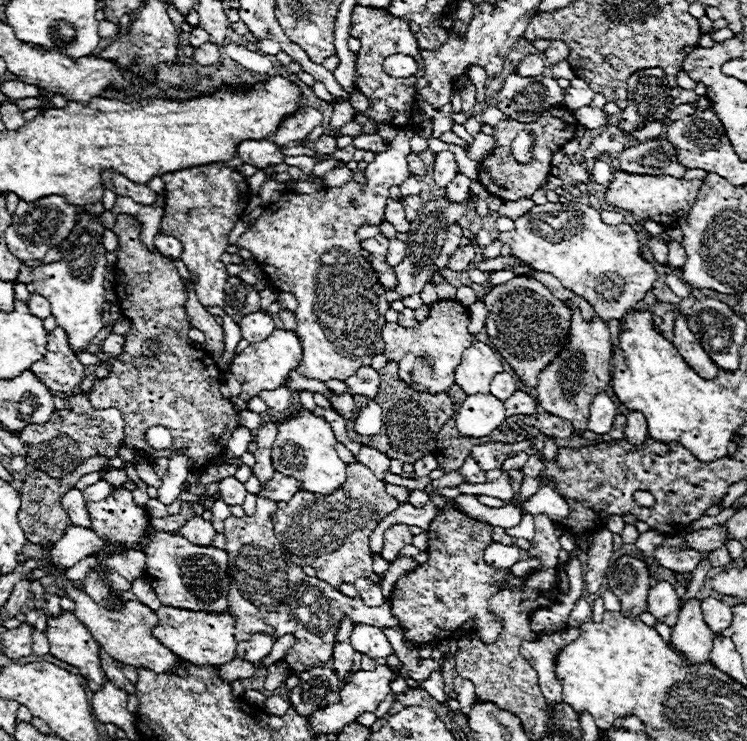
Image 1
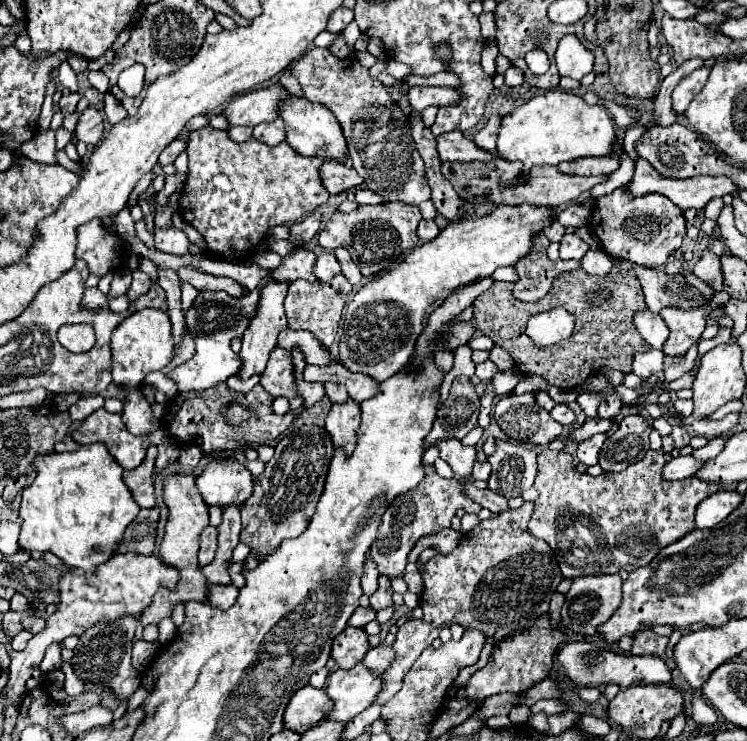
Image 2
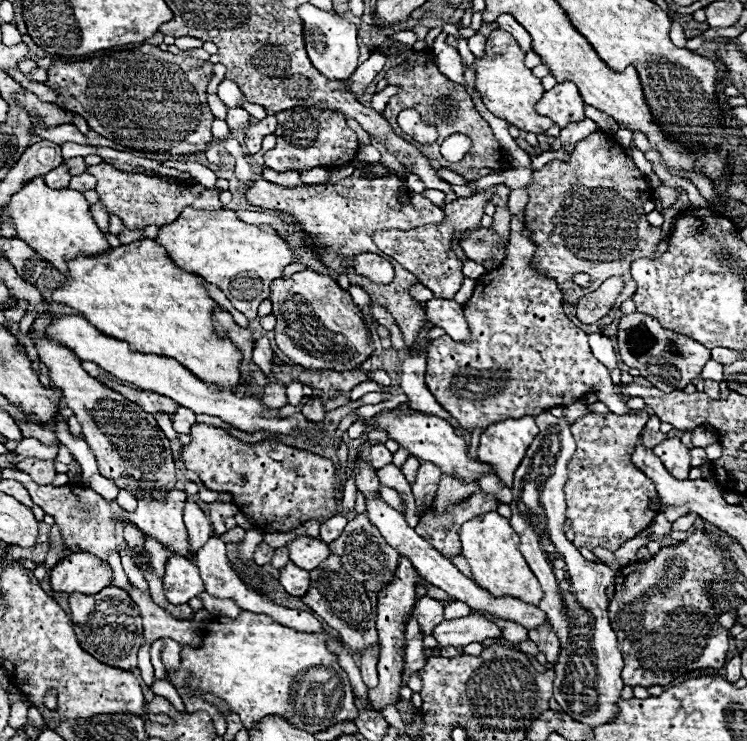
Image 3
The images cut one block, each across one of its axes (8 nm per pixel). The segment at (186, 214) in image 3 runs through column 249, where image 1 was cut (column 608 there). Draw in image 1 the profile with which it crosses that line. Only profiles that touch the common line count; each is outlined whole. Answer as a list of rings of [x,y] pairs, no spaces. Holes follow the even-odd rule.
[[[574,200],[568,204],[546,202],[544,206],[534,206],[514,224],[516,230],[500,232],[498,240],[510,244],[516,258],[532,264],[536,270],[554,274],[564,288],[582,296],[604,320],[622,318],[658,280],[654,264],[642,256],[644,244],[634,226],[604,224],[592,206]]]

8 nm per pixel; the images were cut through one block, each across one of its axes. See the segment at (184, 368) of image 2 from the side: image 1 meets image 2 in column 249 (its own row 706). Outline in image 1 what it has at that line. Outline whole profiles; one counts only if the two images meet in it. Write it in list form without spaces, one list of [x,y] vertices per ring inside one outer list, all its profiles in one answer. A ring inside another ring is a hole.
[[[316,666],[314,670],[302,672],[298,678],[298,686],[288,696],[298,714],[310,716],[312,712],[320,710],[320,706],[340,702],[340,680],[334,670]]]

